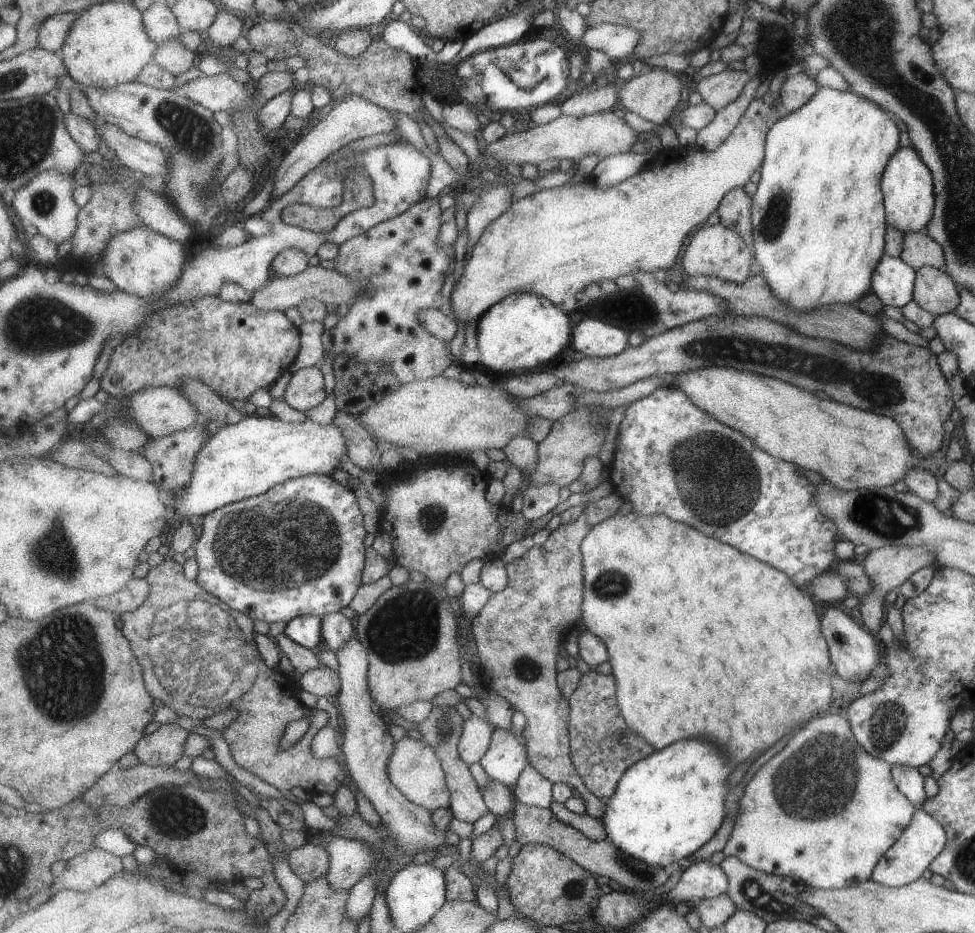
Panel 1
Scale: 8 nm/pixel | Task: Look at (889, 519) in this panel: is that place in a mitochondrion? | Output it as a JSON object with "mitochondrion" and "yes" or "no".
{"mitochondrion":"yes"}

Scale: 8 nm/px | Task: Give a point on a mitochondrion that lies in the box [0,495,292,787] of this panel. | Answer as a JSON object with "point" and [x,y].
{"point":[204,651]}

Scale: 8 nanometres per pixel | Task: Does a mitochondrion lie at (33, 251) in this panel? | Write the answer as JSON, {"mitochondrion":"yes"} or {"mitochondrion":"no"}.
{"mitochondrion":"no"}

